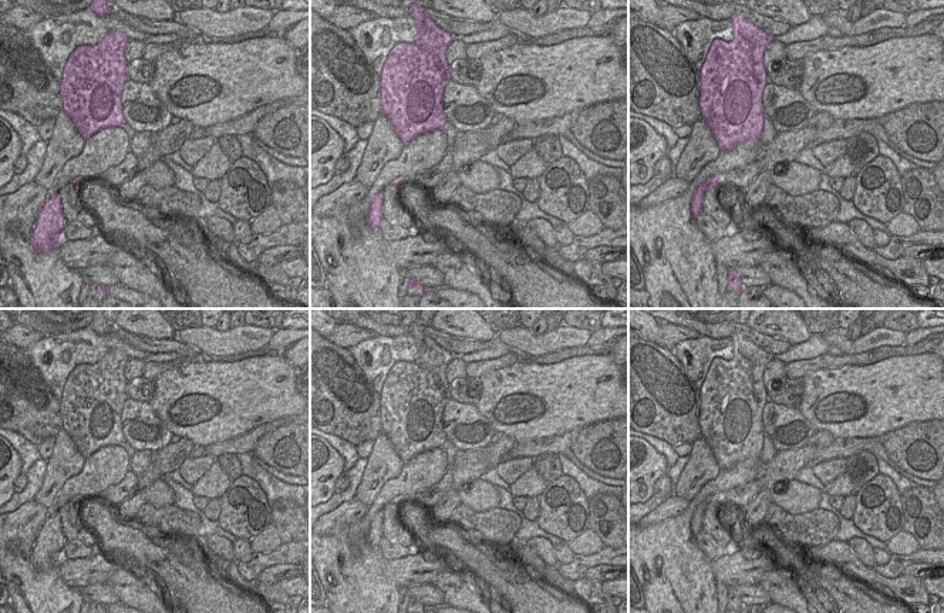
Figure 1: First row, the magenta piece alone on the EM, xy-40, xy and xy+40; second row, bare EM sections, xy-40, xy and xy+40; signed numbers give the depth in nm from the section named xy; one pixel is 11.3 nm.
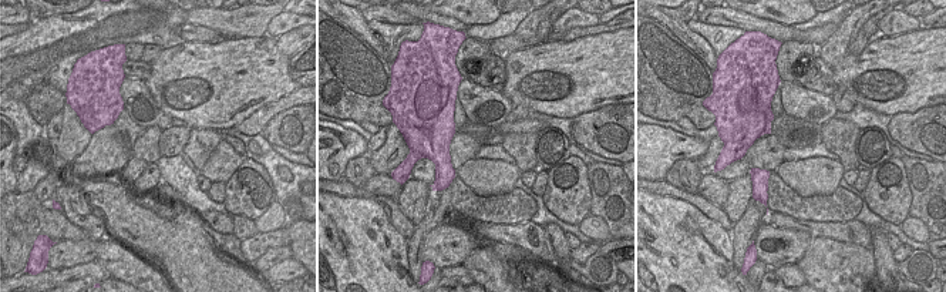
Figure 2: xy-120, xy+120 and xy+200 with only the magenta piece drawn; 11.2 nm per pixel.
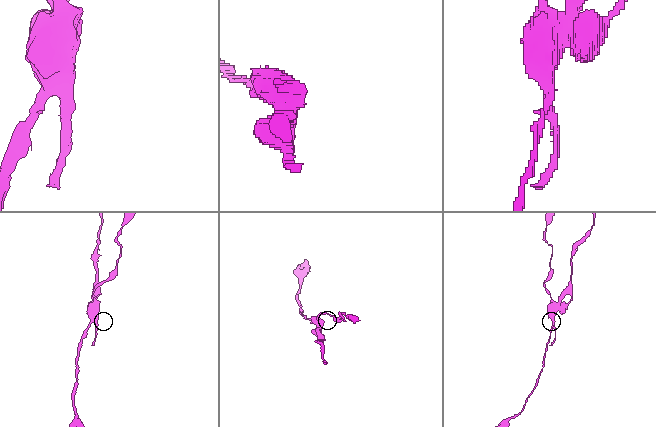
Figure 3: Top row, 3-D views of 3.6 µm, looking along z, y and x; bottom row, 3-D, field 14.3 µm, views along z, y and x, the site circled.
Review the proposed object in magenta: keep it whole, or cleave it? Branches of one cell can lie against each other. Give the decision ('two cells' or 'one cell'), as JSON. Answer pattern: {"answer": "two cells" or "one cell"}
{"answer": "two cells"}

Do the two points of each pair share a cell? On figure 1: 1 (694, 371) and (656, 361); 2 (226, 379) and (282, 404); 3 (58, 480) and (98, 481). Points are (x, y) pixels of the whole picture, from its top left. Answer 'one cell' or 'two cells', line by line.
1: two cells
2: one cell
3: two cells

